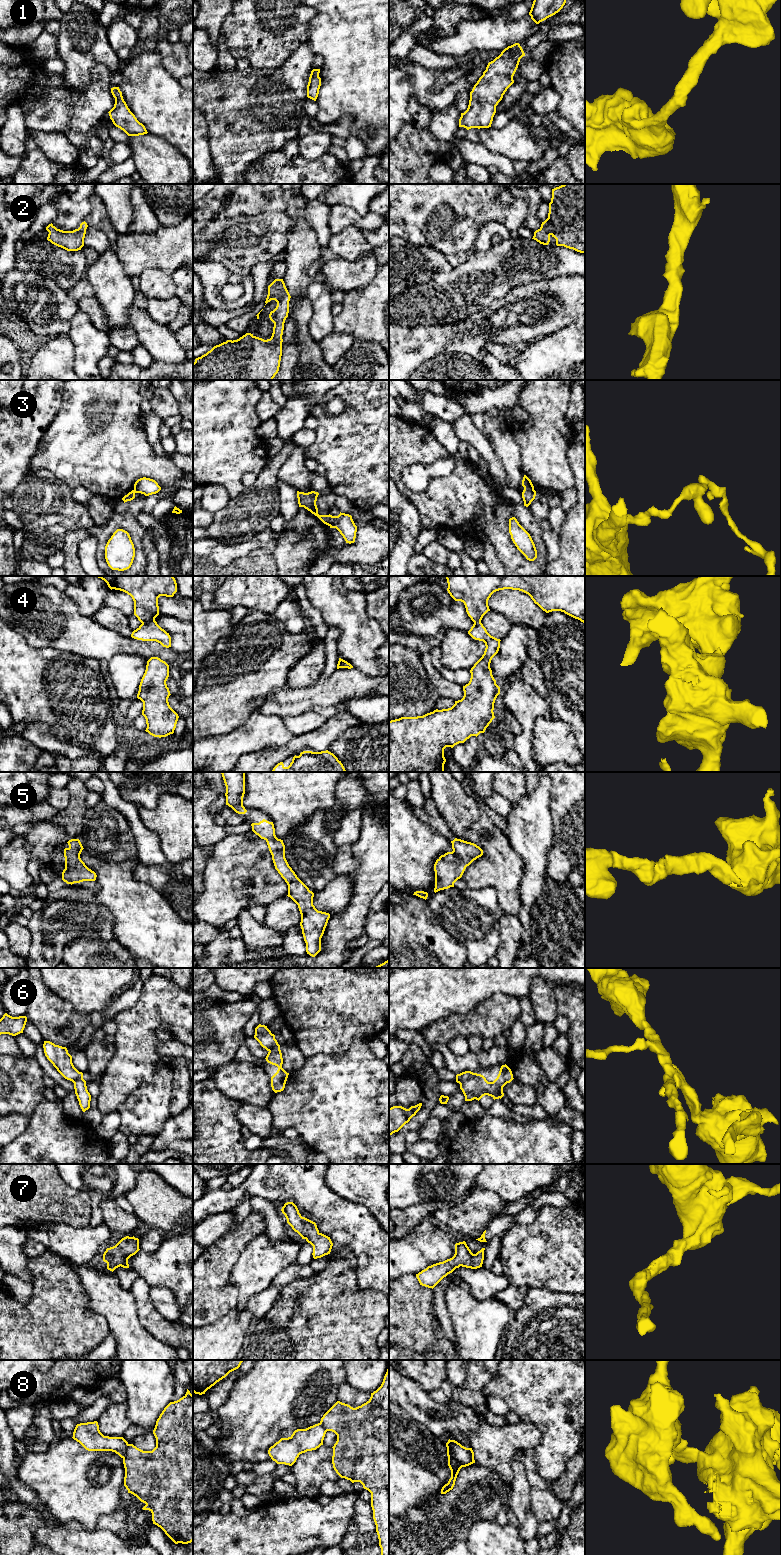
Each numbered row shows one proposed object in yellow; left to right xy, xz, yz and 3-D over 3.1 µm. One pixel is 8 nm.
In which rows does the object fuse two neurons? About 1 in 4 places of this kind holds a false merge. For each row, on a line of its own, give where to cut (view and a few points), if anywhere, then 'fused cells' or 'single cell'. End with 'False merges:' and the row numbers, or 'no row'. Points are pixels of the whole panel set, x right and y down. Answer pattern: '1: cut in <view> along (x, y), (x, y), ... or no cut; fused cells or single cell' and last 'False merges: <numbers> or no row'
1: no cut; single cell
2: no cut; single cell
3: cut in xz along (329, 515), (330, 525); fused cells
4: cut in xy along (154, 620), (142, 623); fused cells
5: no cut; single cell
6: cut in yz along (474, 1073), (460, 1084); fused cells
7: no cut; single cell
8: cut in yz along (447, 1442), (453, 1456), (462, 1466); fused cells
False merges: 3, 4, 6, 8

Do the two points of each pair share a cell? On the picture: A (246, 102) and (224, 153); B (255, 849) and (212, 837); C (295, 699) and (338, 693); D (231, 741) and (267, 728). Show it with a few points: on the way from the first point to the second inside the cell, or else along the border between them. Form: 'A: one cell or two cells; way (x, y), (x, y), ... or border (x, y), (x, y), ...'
A: one cell; way (246, 115), (236, 140)
B: two cells; border (228, 835), (214, 846), (213, 852), (208, 857)
C: one cell; way (306, 699), (327, 693)
D: one cell; way (240, 741), (258, 733)

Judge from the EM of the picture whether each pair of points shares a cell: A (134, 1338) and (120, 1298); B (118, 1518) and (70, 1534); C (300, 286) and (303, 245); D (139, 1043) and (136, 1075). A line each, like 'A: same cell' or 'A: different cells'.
A: same cell
B: different cells
C: same cell
D: same cell

